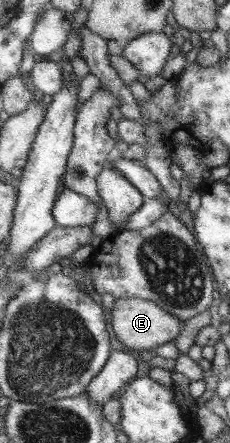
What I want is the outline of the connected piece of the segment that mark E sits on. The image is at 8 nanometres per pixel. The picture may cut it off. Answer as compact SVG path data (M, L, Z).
M139 297L115 299L111 311L111 328L115 337L127 350L147 351L154 350L164 343L174 342L175 337L180 334L181 320L175 318L173 314L165 312L157 304L146 301Z

